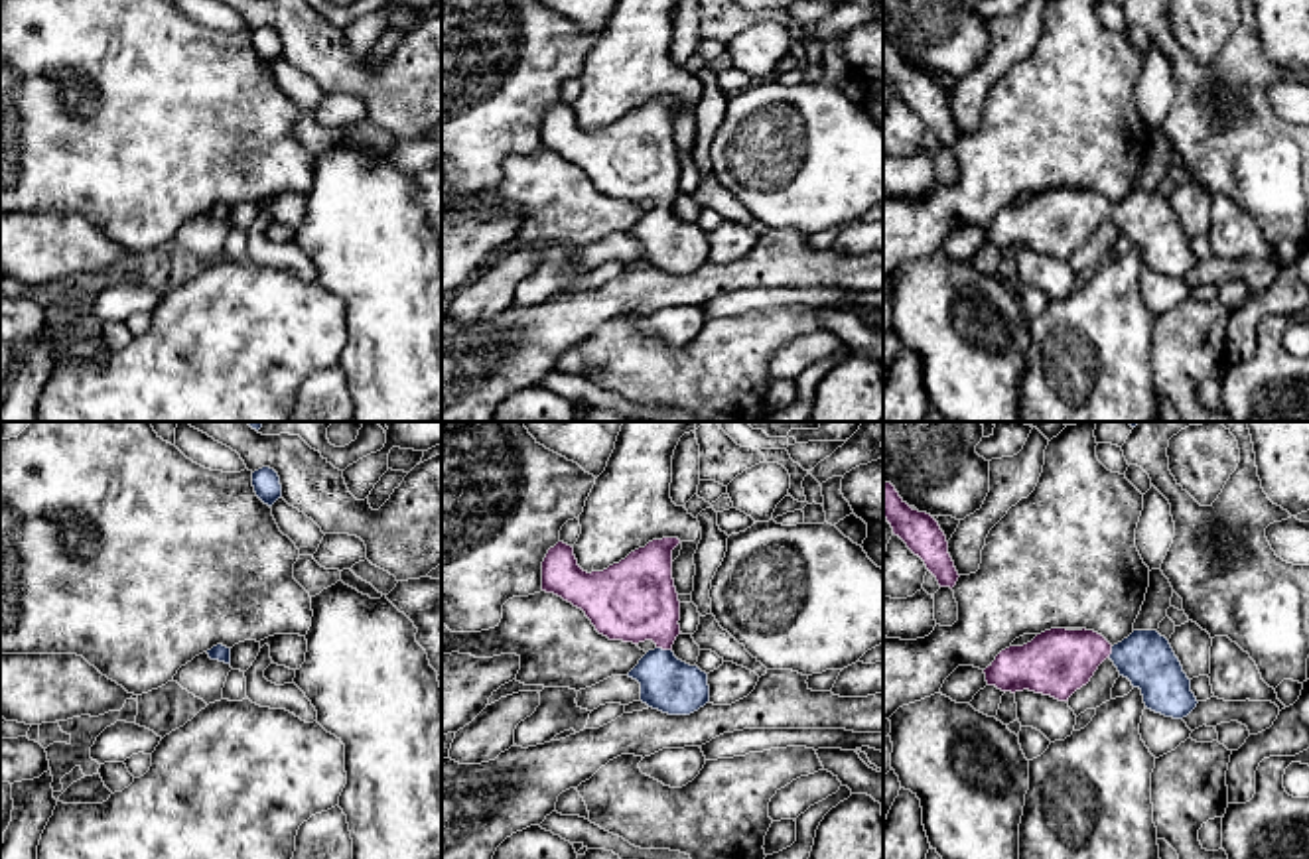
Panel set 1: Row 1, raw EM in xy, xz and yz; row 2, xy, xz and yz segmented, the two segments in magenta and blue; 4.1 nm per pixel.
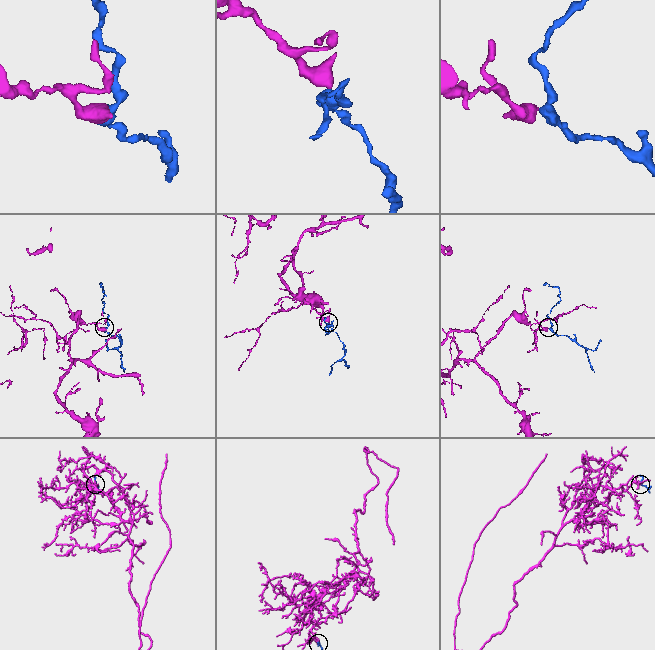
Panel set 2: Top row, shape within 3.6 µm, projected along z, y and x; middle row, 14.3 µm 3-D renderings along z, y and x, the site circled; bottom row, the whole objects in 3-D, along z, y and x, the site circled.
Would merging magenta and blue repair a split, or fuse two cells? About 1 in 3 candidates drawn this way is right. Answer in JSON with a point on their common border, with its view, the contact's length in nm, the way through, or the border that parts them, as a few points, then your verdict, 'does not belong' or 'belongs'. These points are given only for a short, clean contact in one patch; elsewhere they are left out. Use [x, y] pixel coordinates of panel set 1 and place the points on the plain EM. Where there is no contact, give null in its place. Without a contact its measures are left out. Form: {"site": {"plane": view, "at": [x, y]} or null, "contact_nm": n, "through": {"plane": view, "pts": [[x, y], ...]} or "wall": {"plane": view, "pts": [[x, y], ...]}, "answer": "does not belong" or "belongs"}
{"site": {"plane": "xz", "at": [665, 207]}, "contact_nm": 70, "through": {"plane": "xz", "pts": [[635, 158], [661, 184], [665, 207], [667, 243]]}, "answer": "belongs"}

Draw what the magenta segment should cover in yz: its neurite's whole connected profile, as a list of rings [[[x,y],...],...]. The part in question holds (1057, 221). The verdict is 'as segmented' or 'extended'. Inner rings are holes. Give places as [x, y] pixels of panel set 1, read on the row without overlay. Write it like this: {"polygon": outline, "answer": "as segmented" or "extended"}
{"polygon": [[[1051,187],[1023,205],[1001,209],[984,232],[988,244],[1001,250],[1029,248],[1068,260],[1106,217],[1141,248],[1147,268],[1183,278],[1197,266],[1191,238],[1169,199],[1157,189],[1134,189],[1112,205],[1094,189]]], "answer": "extended"}

